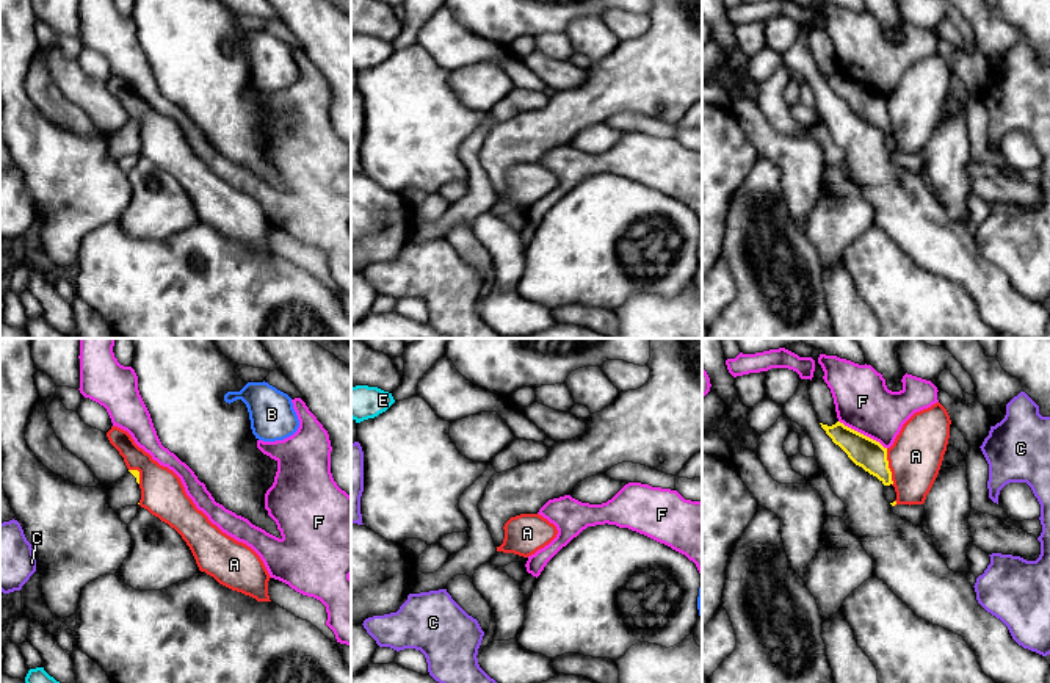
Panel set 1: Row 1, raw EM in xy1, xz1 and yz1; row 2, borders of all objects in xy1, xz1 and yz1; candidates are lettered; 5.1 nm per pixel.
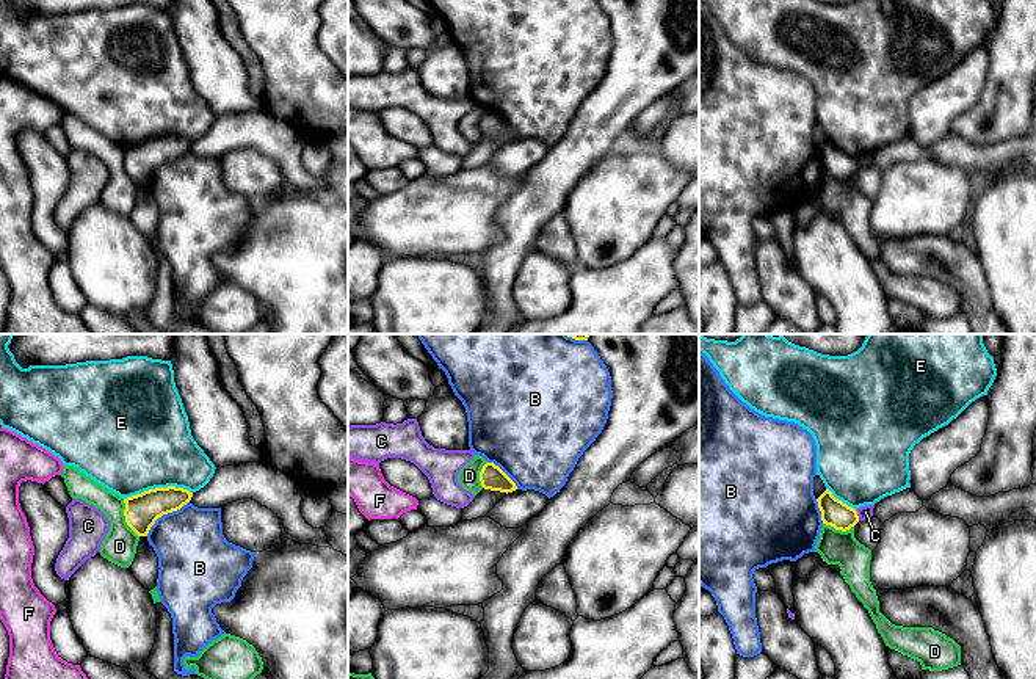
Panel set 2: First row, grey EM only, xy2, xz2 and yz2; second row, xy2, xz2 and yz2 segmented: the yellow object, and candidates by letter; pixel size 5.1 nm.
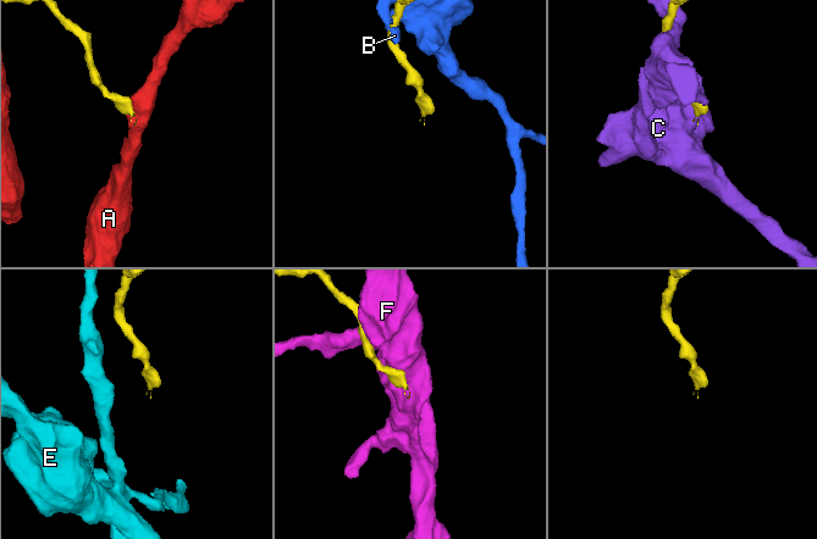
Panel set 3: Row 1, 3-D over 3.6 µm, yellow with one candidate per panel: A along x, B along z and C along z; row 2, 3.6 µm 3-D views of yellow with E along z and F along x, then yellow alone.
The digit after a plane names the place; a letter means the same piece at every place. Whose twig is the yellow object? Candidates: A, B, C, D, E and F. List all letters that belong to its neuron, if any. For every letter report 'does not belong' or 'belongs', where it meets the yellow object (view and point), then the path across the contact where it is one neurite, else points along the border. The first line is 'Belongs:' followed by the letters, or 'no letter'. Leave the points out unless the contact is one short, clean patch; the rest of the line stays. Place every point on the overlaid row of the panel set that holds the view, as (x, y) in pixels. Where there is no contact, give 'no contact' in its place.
Belongs: no letter
A: does not belong; contact yz1 (887, 467); border yz1 (886, 448), (892, 484)
B: does not belong; contact xy2 (165, 513)
C: does not belong; contact yz2 (856, 515)
D: does not belong; contact xy2 (126, 518); border xy2 (123, 499), (124, 521), (138, 537)
E: does not belong; contact xy2 (157, 488)
F: does not belong; contact yz1 (862, 434)

